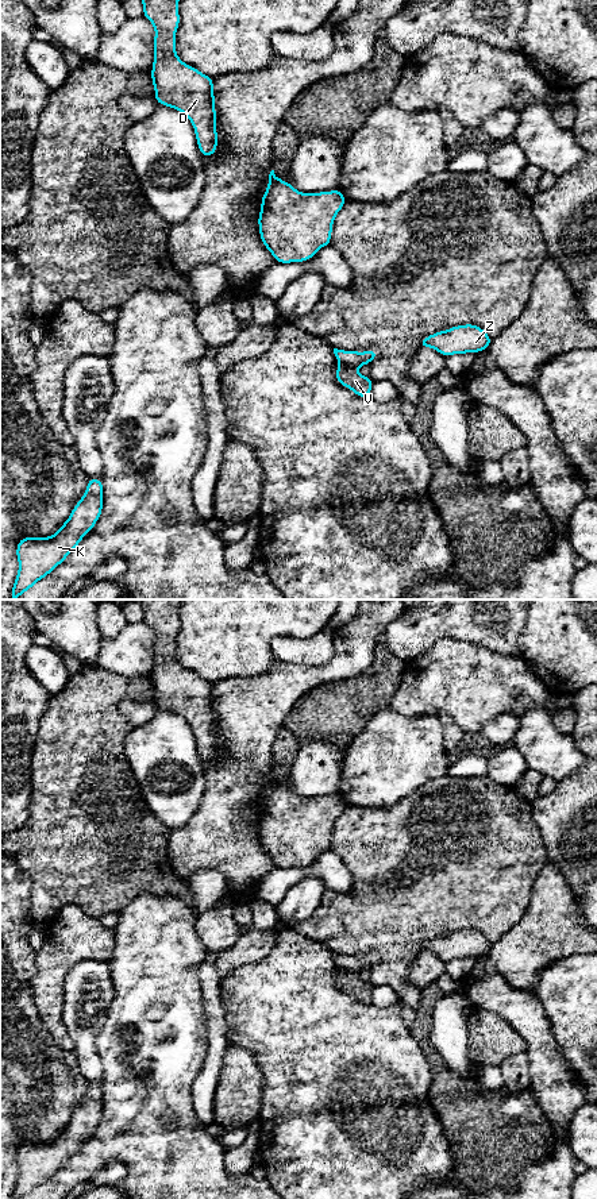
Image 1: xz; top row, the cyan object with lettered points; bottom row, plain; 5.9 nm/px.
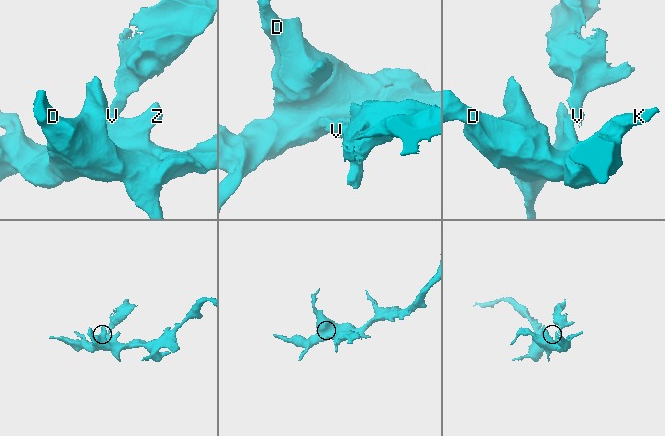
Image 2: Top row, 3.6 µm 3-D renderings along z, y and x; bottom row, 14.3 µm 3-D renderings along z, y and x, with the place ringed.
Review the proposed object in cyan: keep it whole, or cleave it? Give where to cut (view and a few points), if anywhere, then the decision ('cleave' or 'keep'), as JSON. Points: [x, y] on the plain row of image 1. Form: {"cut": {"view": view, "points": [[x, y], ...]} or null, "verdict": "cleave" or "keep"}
{"cut": {"view": "xz", "points": [[339, 970], [355, 974]]}, "verdict": "cleave"}

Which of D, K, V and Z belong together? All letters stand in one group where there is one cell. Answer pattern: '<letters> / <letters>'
D K Z / V

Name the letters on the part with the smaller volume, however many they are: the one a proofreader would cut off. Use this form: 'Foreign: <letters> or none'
Foreign: V

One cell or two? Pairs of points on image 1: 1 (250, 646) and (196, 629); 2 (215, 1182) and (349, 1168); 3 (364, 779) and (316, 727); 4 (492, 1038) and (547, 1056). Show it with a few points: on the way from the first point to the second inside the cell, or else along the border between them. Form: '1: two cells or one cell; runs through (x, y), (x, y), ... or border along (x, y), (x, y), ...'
1: one cell; runs through (237, 644), (222, 629), (210, 629)
2: two cells; border along (265, 1179), (270, 1184)
3: two cells; border along (368, 723), (346, 745)
4: two cells; border along (507, 1022), (524, 1041), (526, 1051)

